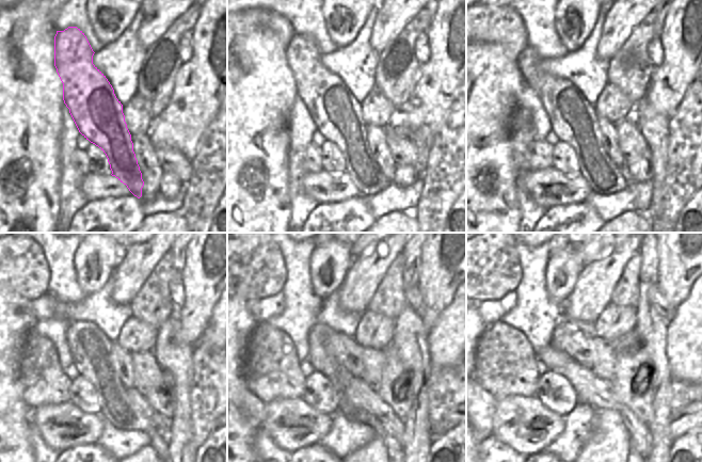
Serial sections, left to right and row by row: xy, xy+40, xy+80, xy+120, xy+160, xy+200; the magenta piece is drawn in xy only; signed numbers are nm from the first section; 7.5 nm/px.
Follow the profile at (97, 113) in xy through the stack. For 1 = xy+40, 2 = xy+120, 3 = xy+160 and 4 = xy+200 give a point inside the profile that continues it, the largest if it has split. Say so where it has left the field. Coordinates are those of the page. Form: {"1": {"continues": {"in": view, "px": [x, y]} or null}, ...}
{"1": {"continues": {"in": "xy+40", "px": [337, 115]}}, "2": {"continues": {"in": "xy+120", "px": [91, 350]}}, "3": {"continues": {"in": "xy+160", "px": [322, 340]}}, "4": {"continues": {"in": "xy+200", "px": [631, 449]}}}

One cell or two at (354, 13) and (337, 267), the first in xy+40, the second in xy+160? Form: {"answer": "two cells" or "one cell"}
{"answer": "one cell"}

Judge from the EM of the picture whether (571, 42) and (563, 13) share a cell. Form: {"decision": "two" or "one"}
{"decision": "one"}

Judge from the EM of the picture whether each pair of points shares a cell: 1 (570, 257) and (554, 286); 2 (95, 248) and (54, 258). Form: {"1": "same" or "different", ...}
{"1": "same", "2": "different"}

